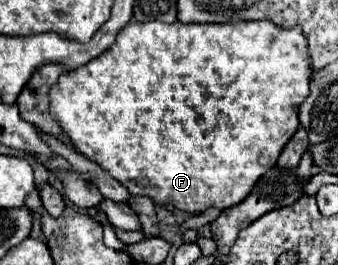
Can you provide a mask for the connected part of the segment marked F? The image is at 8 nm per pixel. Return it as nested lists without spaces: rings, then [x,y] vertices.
[[[130,21],[118,35],[110,49],[100,57],[88,61],[86,65],[66,71],[58,77],[58,83],[50,89],[52,113],[64,125],[64,131],[72,139],[72,145],[90,161],[98,163],[108,171],[116,181],[120,181],[132,195],[146,195],[154,203],[174,205],[180,211],[202,213],[208,207],[228,209],[238,205],[248,197],[256,181],[276,165],[278,155],[284,145],[298,131],[298,107],[308,97],[310,77],[312,77],[312,59],[308,57],[308,41],[302,35],[300,27],[282,29],[272,21],[240,21],[240,23],[162,23],[162,21]]]

